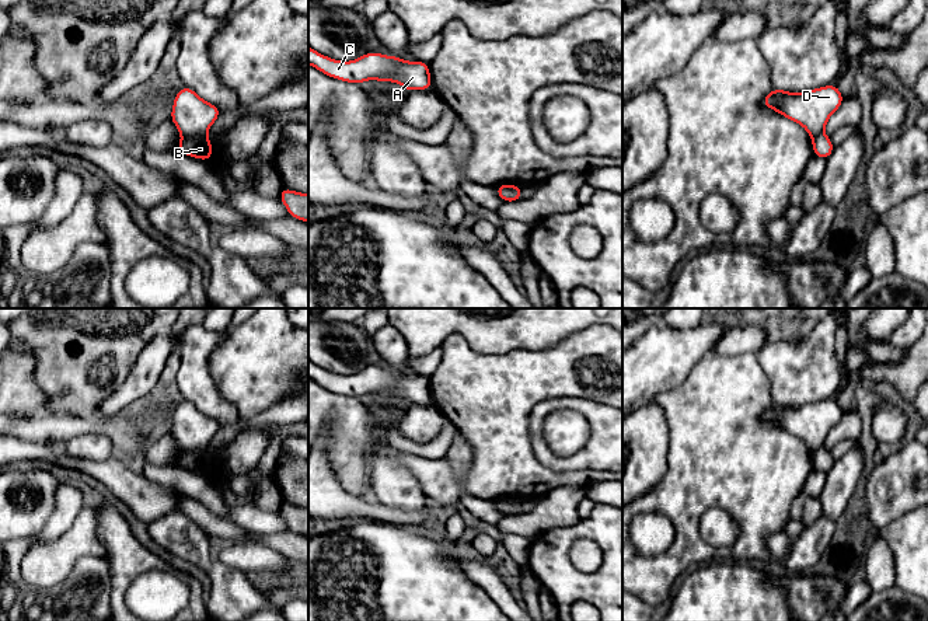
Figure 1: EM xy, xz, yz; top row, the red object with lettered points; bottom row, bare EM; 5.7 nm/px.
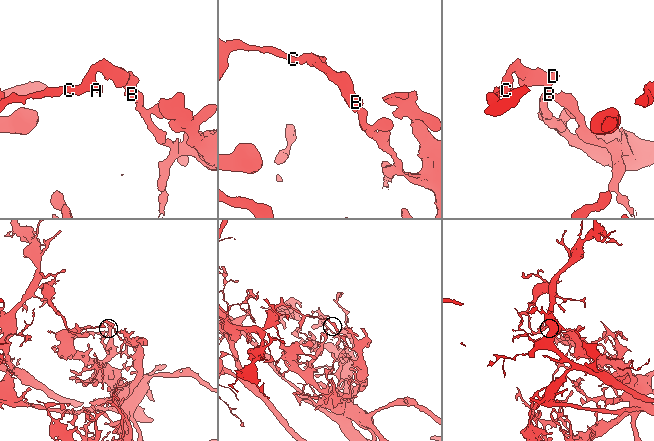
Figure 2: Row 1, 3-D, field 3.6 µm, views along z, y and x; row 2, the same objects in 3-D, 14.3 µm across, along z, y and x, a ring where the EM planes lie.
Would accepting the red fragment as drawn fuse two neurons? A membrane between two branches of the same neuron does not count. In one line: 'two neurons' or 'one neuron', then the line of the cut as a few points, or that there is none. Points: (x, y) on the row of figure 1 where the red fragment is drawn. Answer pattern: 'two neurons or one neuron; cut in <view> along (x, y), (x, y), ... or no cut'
two neurons; cut in xy along (182, 135), (205, 136)

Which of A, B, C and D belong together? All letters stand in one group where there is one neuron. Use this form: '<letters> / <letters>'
A C D / B

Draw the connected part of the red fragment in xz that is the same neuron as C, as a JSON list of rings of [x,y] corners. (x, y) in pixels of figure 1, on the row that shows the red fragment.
[[[308,46],[308,64],[332,79],[348,83],[360,84],[366,80],[377,80],[398,83],[407,91],[432,90],[429,63],[405,62],[394,55],[367,52],[356,60],[339,62]]]

